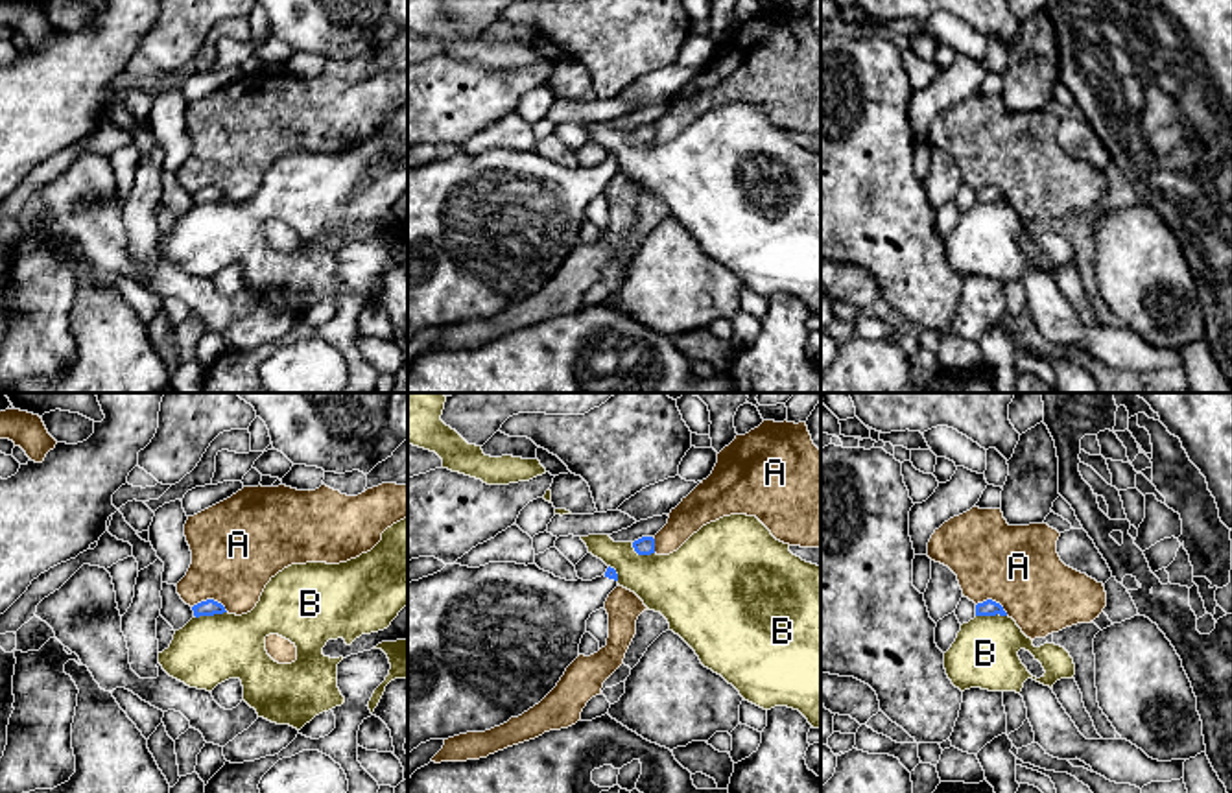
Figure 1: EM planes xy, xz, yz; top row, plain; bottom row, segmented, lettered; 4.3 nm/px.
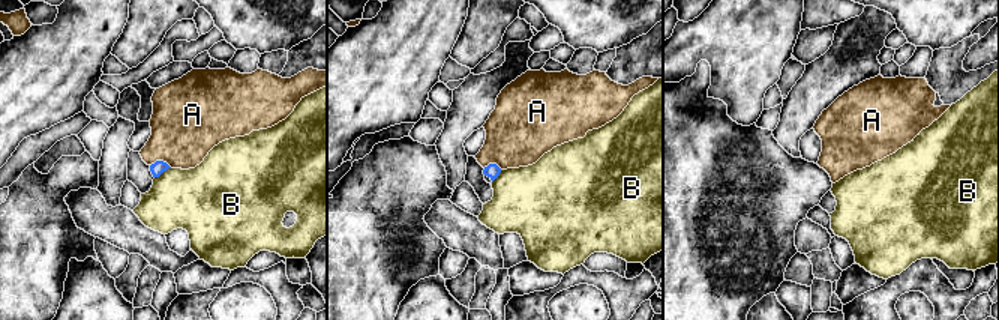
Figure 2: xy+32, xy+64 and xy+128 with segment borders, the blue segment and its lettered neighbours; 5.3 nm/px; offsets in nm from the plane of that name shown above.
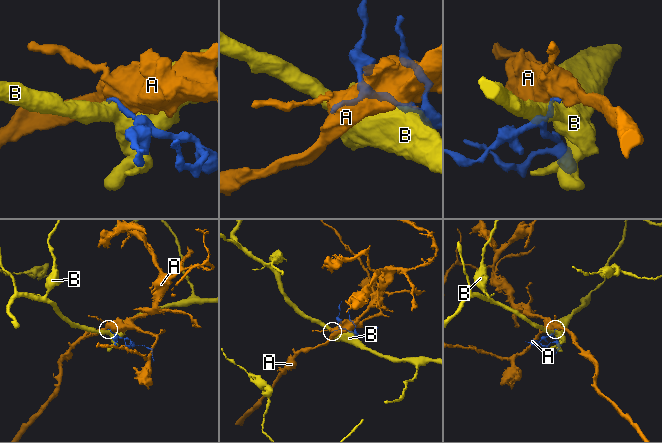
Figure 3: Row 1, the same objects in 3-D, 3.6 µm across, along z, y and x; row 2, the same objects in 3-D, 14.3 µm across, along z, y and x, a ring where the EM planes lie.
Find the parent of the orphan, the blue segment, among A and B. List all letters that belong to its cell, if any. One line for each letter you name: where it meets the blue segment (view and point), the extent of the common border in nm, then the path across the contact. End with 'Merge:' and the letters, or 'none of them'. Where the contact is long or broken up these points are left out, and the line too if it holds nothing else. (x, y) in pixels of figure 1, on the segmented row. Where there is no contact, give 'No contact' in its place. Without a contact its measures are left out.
Merge: none of them

